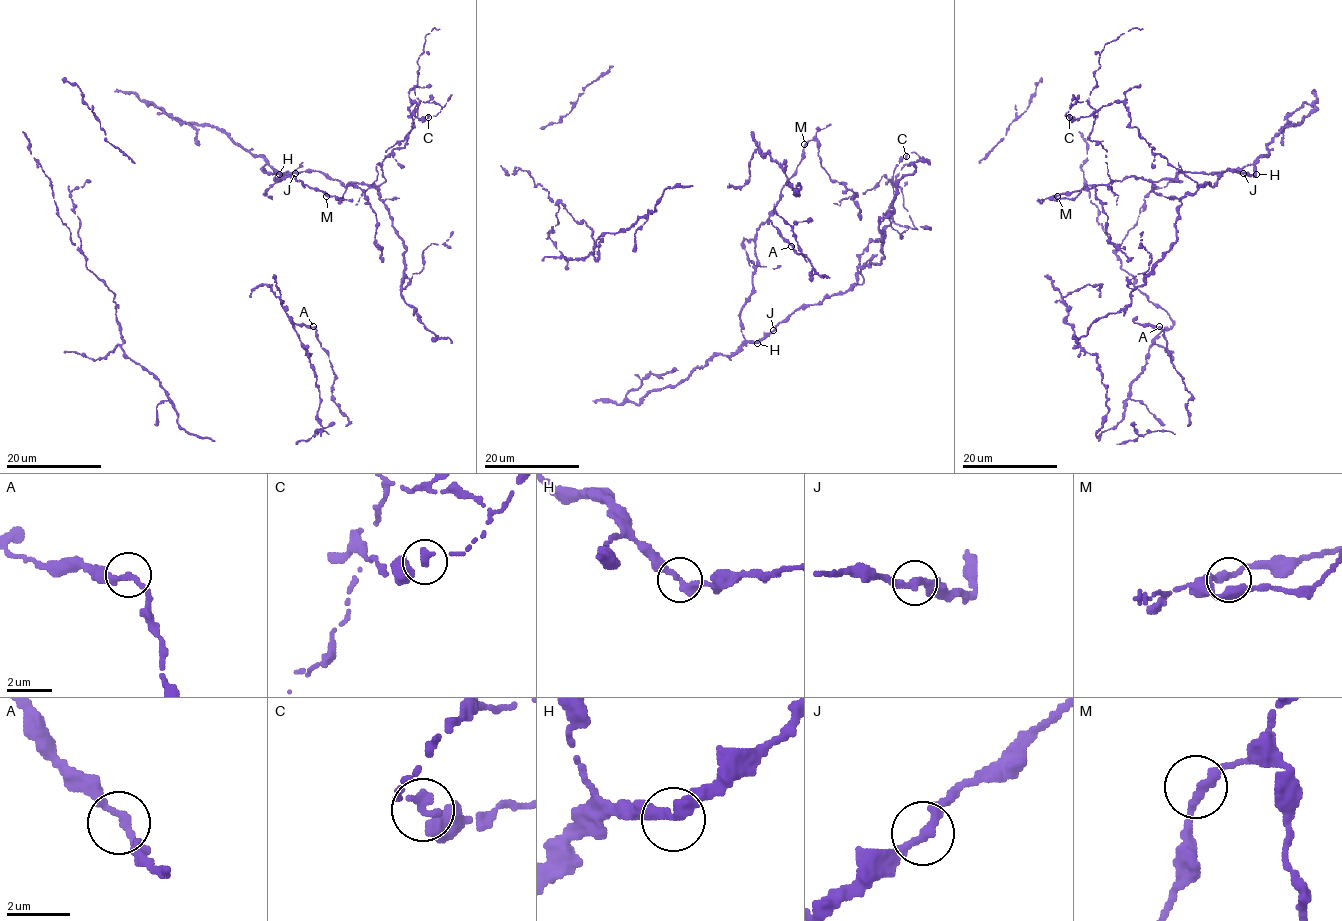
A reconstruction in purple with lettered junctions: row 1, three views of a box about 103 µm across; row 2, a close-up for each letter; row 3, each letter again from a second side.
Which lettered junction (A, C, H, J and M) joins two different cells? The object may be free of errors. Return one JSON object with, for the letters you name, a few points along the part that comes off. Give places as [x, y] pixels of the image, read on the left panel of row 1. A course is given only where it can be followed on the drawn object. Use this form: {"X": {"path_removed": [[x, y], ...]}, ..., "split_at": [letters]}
{"C": {"path_removed": [[428, 118], [441, 109], [437, 103], [421, 101], [405, 139], [385, 151], [377, 164], [377, 179], [355, 205]]}, "split_at": ["C"]}

